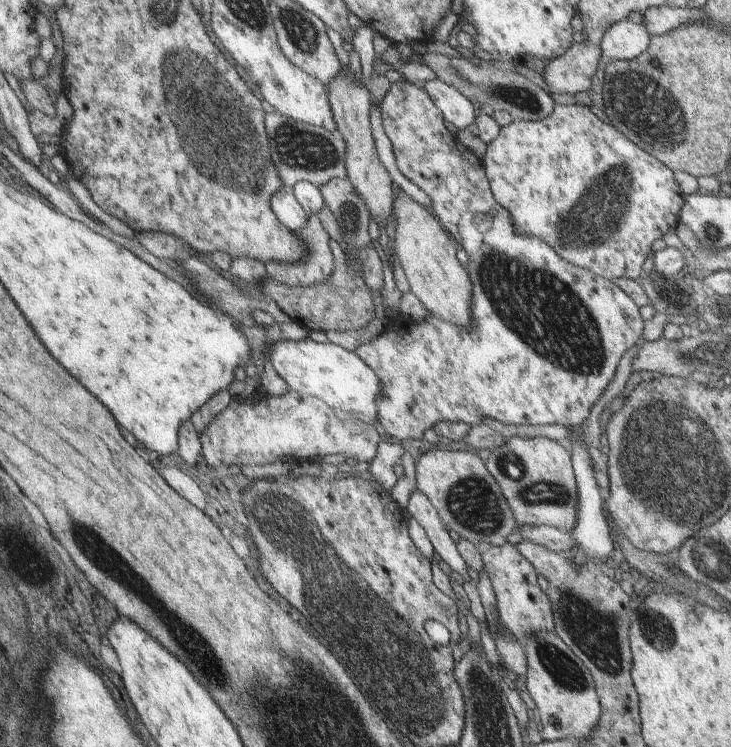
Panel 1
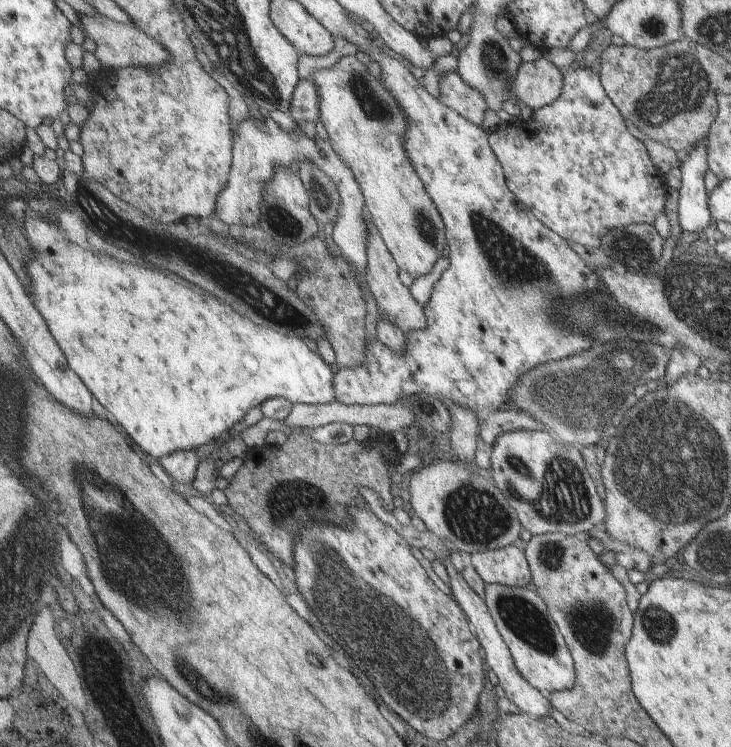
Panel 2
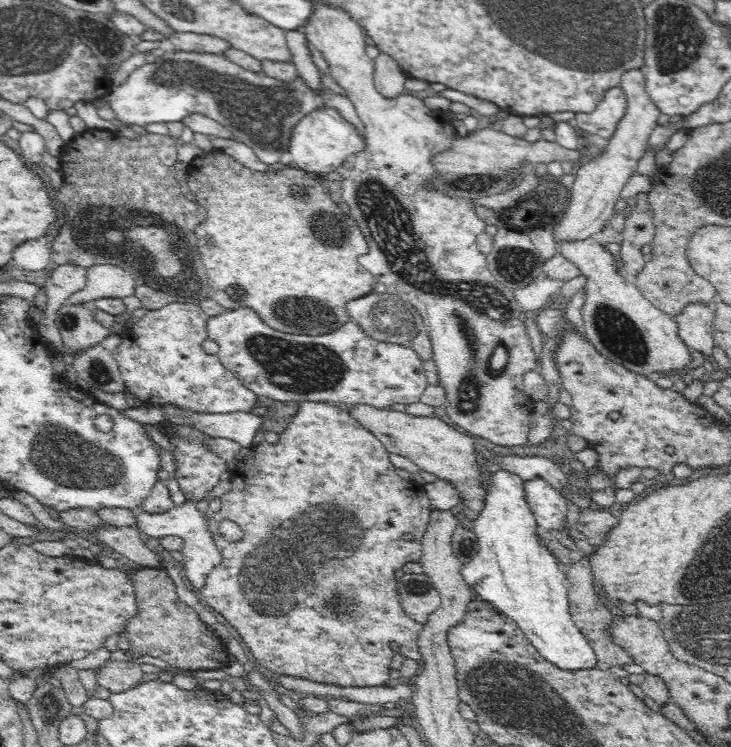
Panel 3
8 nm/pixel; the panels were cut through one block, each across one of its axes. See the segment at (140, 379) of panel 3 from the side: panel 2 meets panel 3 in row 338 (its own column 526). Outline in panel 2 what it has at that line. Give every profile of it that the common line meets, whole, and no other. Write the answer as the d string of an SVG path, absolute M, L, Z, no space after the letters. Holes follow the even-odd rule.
M589 70L579 72L563 72L563 89L555 102L551 105L542 106L532 112L529 121L520 120L517 124L500 124L491 133L494 149L497 149L498 157L502 158L505 165L505 178L508 182L508 189L512 191L516 200L522 202L531 214L535 215L549 230L556 232L567 243L577 243L585 248L599 248L599 240L605 232L613 228L623 228L627 224L650 224L657 222L657 214L664 212L667 194L669 194L669 178L666 174L657 169L657 162L653 162L653 154L649 154L649 146L645 142L635 139L625 128L623 116L619 114L616 105L608 97L603 86L599 86L597 76Z

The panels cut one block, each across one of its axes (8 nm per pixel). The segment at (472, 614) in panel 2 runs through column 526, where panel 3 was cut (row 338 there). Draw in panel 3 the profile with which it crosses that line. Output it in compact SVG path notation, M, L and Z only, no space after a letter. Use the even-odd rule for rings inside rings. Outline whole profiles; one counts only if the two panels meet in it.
M690 303L674 319L680 329L680 338L691 350L712 355L715 309L709 303Z

